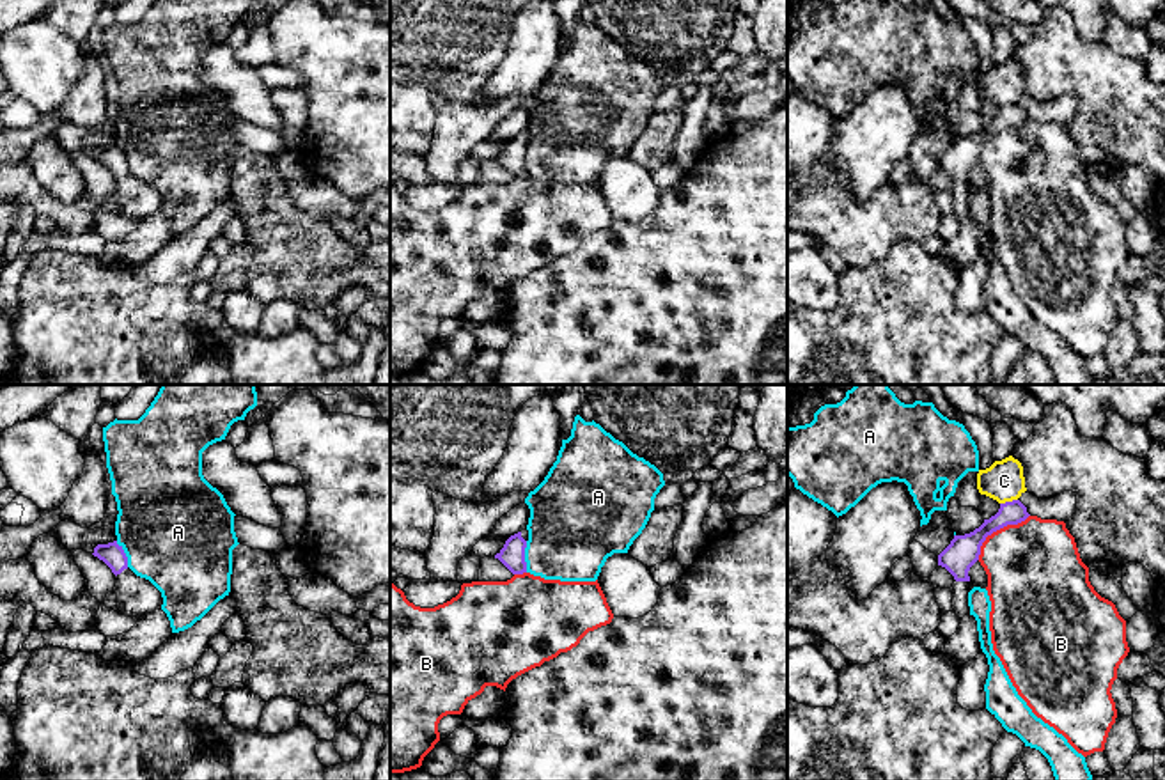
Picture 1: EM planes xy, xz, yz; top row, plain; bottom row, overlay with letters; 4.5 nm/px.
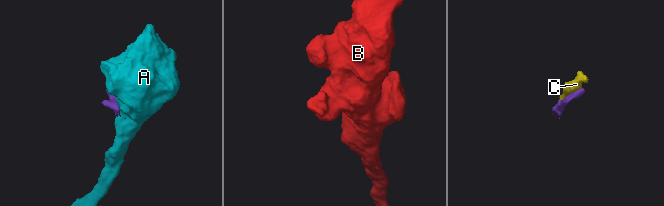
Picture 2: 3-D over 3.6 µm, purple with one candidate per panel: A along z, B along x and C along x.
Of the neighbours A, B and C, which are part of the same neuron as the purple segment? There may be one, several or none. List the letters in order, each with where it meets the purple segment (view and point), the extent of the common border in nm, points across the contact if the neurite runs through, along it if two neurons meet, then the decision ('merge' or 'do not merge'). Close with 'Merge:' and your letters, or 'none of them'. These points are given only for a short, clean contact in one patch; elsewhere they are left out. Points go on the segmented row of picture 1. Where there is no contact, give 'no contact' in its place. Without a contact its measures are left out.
A: contact xz (523, 557); length 140 nm; border xz (527, 541), (525, 571); do not merge
B: contact yz (997, 529); length 320 nm; border yz (1029, 514), (1016, 523), (993, 530), (983, 543), (977, 559); do not merge
C: contact yz (1008, 502); length 80 nm; border yz (1016, 499), (1000, 504); do not merge
Merge: none of them

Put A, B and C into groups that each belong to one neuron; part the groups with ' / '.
A / B / C

